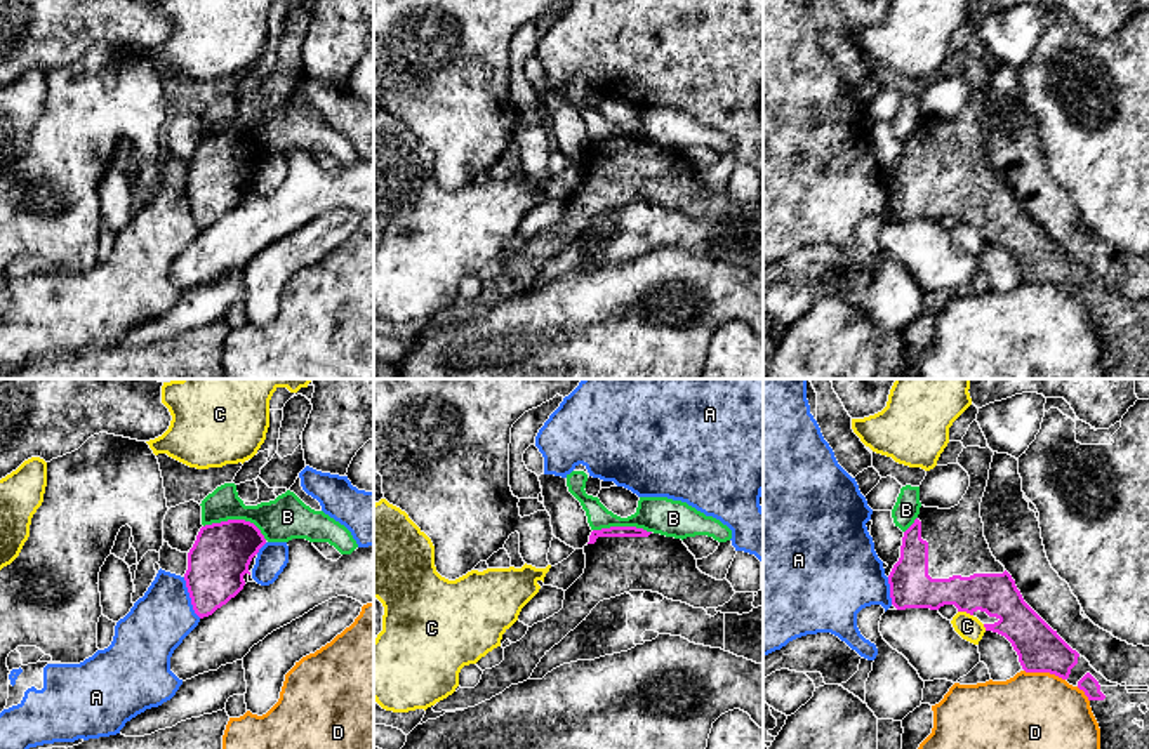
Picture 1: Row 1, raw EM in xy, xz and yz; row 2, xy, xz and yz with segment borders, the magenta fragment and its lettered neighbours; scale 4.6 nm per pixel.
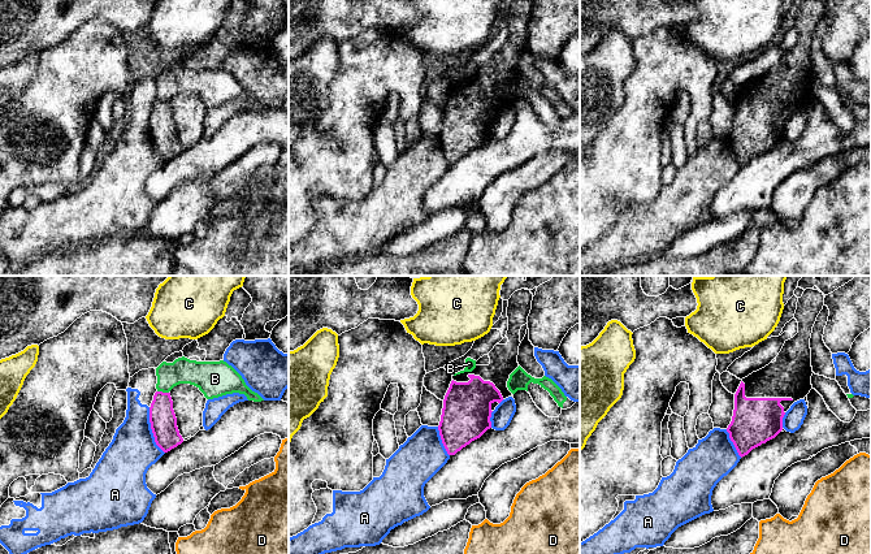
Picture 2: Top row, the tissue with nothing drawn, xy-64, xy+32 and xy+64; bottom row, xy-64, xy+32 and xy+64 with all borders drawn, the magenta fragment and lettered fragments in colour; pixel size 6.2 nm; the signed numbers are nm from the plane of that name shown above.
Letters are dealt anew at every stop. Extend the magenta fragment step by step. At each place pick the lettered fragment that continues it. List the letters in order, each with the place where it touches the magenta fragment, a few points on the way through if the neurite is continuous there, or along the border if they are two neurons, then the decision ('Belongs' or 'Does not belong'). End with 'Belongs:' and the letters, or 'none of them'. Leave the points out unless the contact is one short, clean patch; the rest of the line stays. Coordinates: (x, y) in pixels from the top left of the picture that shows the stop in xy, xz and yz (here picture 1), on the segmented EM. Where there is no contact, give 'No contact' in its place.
A: Touches magenta at xy (190, 596). Does not belong
B: Touches magenta at xy (237, 520). Boundary: xy (204, 525), (249, 520), (266, 539). Does not belong
C: Touches magenta at yz (965, 610). Does not belong
D: Touches magenta at yz (1045, 671). Does not belong
Belongs: none of them

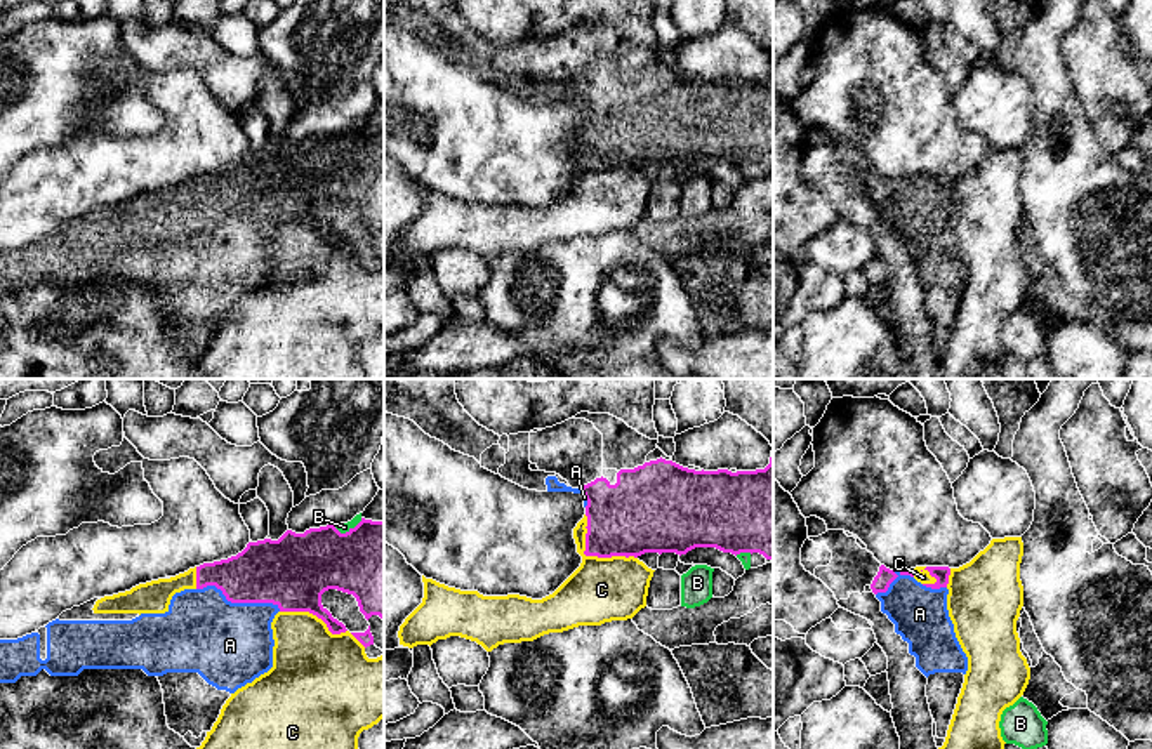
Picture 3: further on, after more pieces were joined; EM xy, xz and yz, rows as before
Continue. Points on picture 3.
A: Touches magenta at xy (238, 602). Belongs
B: Touches magenta at xy (346, 532). Boundary: xy (362, 518), (344, 532), (332, 525). Does not belong
C: Touches magenta at xz (591, 555). Does not belong
Belongs: A

